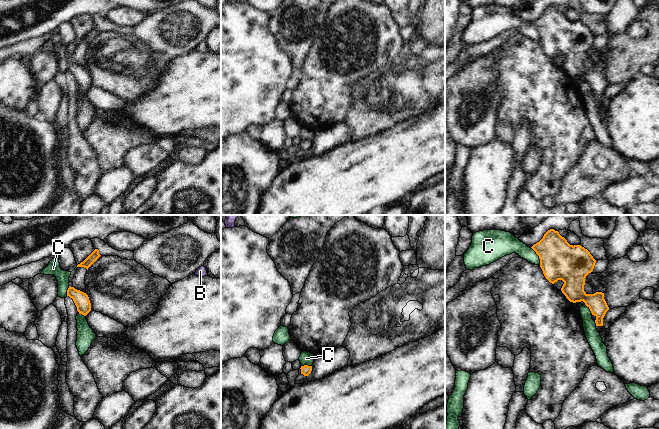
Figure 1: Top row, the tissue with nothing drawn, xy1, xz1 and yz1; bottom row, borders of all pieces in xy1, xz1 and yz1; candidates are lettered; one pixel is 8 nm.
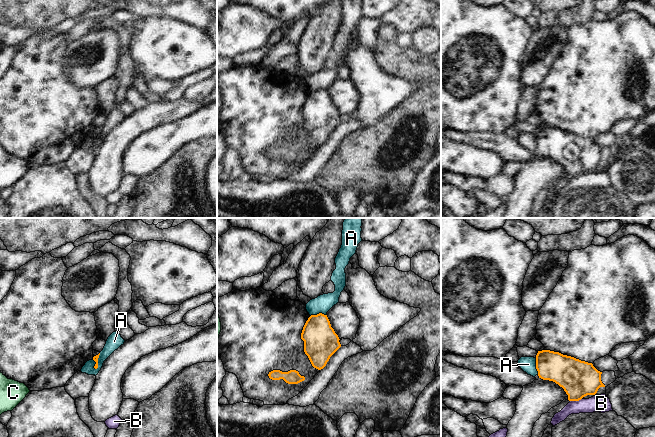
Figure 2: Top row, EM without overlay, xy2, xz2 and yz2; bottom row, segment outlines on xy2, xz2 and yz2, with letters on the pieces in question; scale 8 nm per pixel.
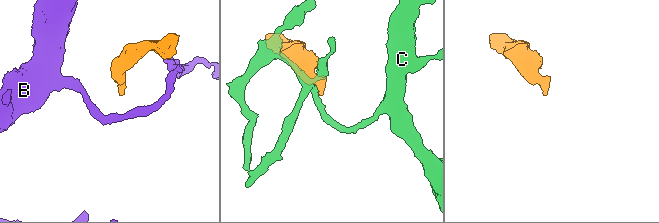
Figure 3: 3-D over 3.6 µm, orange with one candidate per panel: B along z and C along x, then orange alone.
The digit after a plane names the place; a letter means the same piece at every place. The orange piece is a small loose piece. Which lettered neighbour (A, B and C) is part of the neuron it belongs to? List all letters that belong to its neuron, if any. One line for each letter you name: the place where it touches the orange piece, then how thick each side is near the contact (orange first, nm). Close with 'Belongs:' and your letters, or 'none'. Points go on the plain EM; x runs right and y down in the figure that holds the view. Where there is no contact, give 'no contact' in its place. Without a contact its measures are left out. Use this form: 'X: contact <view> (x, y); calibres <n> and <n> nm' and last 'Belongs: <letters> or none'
Belongs: none

